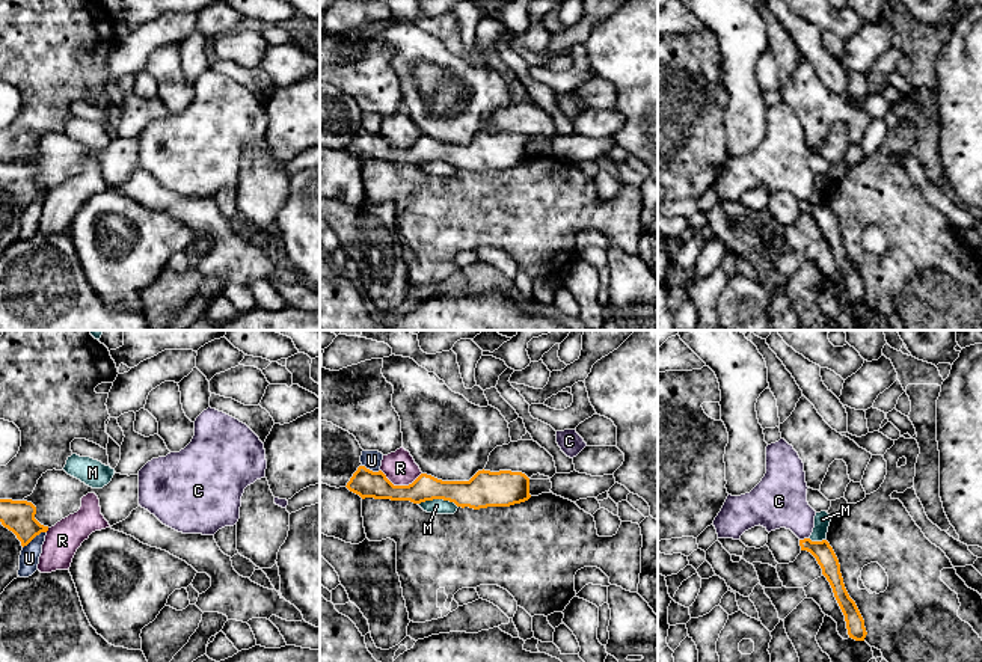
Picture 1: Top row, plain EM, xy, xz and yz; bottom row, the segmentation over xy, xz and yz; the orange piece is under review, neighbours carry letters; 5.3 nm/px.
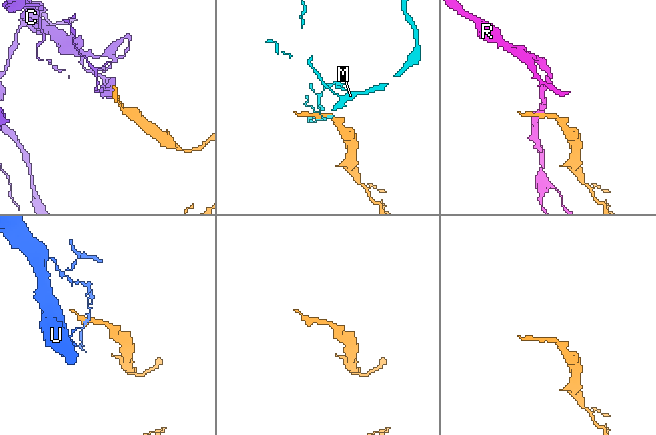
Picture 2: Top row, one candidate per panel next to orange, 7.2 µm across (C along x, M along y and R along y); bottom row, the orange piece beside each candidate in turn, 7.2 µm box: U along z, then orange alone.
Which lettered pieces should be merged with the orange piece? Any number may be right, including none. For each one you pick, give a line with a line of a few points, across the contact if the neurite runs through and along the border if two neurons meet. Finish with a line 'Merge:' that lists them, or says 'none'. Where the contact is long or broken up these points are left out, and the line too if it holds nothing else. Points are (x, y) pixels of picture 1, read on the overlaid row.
Merge: none

